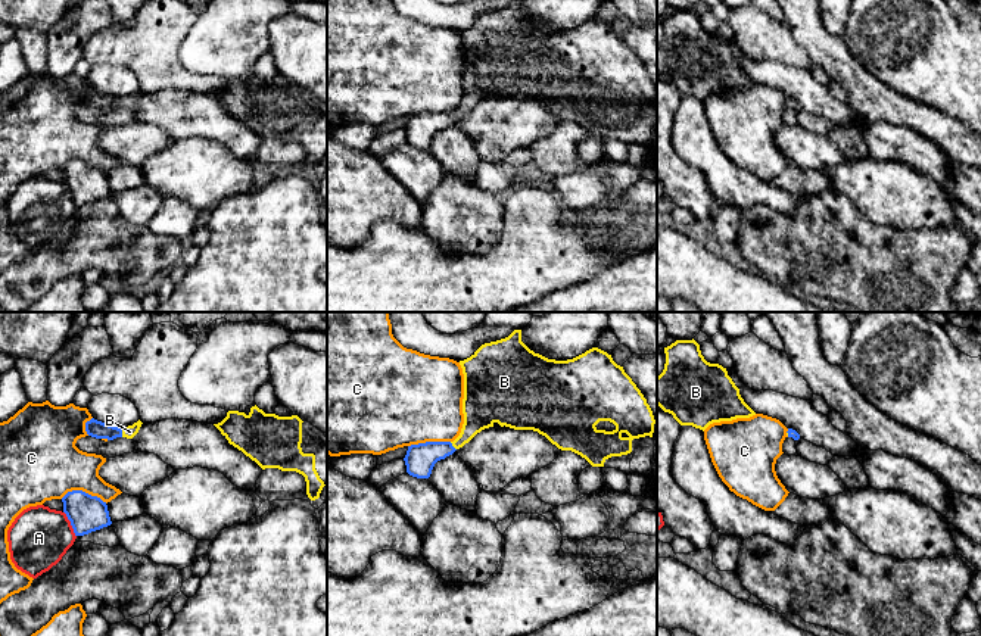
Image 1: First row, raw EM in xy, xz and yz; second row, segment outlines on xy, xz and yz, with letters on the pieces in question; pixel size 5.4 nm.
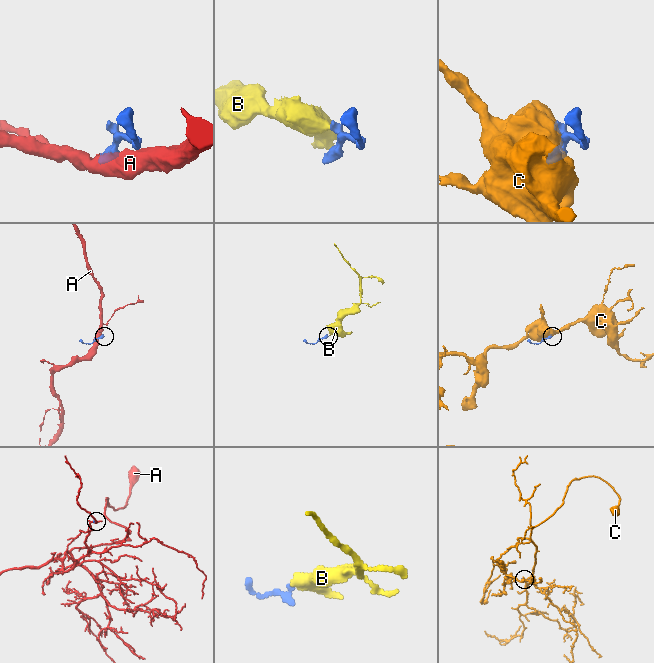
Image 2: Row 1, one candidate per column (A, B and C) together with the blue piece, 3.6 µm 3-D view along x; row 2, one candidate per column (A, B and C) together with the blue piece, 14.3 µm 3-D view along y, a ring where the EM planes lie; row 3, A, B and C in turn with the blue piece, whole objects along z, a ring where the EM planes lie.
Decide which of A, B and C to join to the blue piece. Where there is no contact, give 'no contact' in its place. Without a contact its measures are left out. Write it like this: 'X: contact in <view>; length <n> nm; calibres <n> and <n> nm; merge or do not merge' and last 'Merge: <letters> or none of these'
A: contact in xy; length 160 nm; calibres 200 and 320 nm; do not merge
B: contact in xy; length 50 nm; calibres 100 and 70 nm; merge
C: contact in xy; length 260 nm; calibres 200 and 360 nm; do not merge
Merge: B

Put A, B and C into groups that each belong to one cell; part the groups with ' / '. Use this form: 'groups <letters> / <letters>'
groups A / B / C

